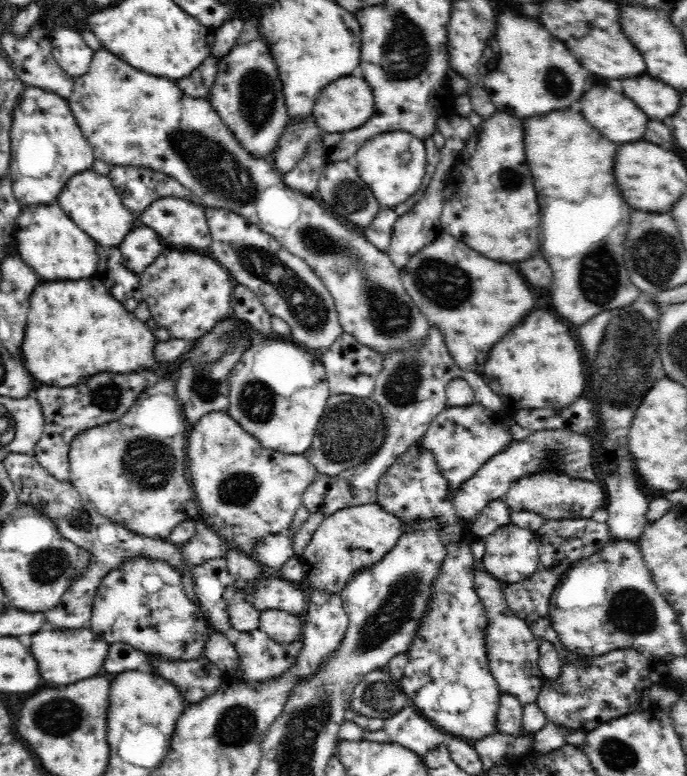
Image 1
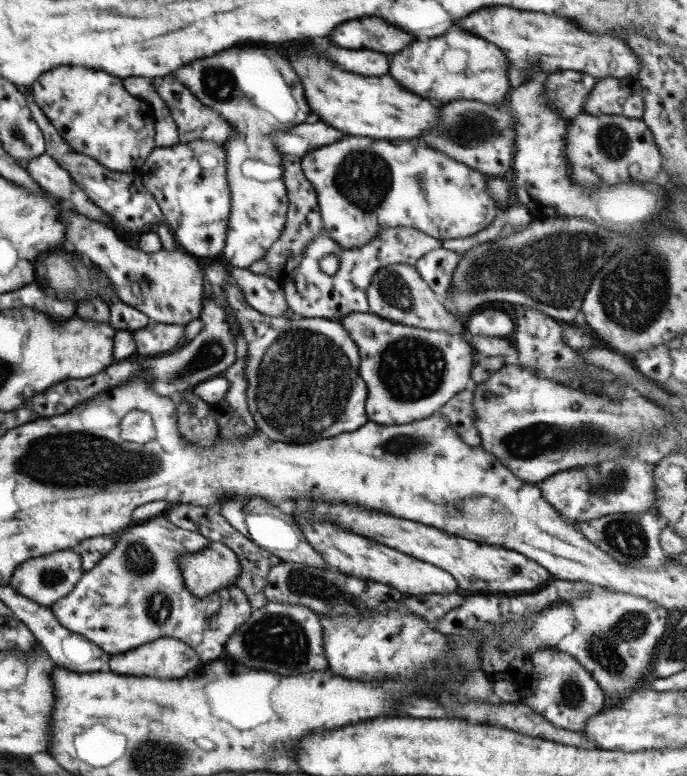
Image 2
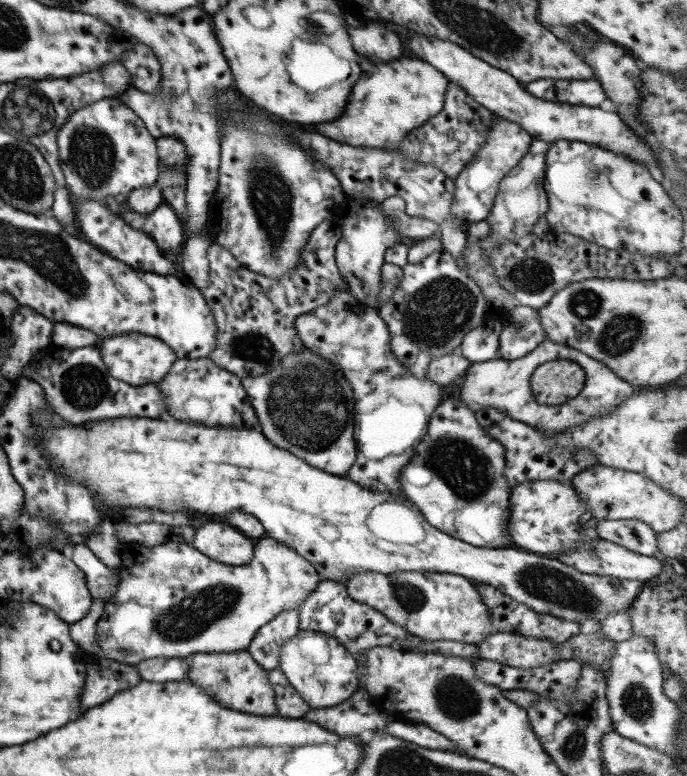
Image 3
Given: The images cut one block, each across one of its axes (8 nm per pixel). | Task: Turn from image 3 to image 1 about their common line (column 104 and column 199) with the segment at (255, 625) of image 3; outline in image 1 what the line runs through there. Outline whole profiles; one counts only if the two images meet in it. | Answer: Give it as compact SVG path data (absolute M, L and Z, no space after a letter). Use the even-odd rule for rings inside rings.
M134 556L120 562L96 589L91 628L108 644L126 643L164 659L189 661L205 656L212 626L209 613L182 586L182 573L161 558Z

